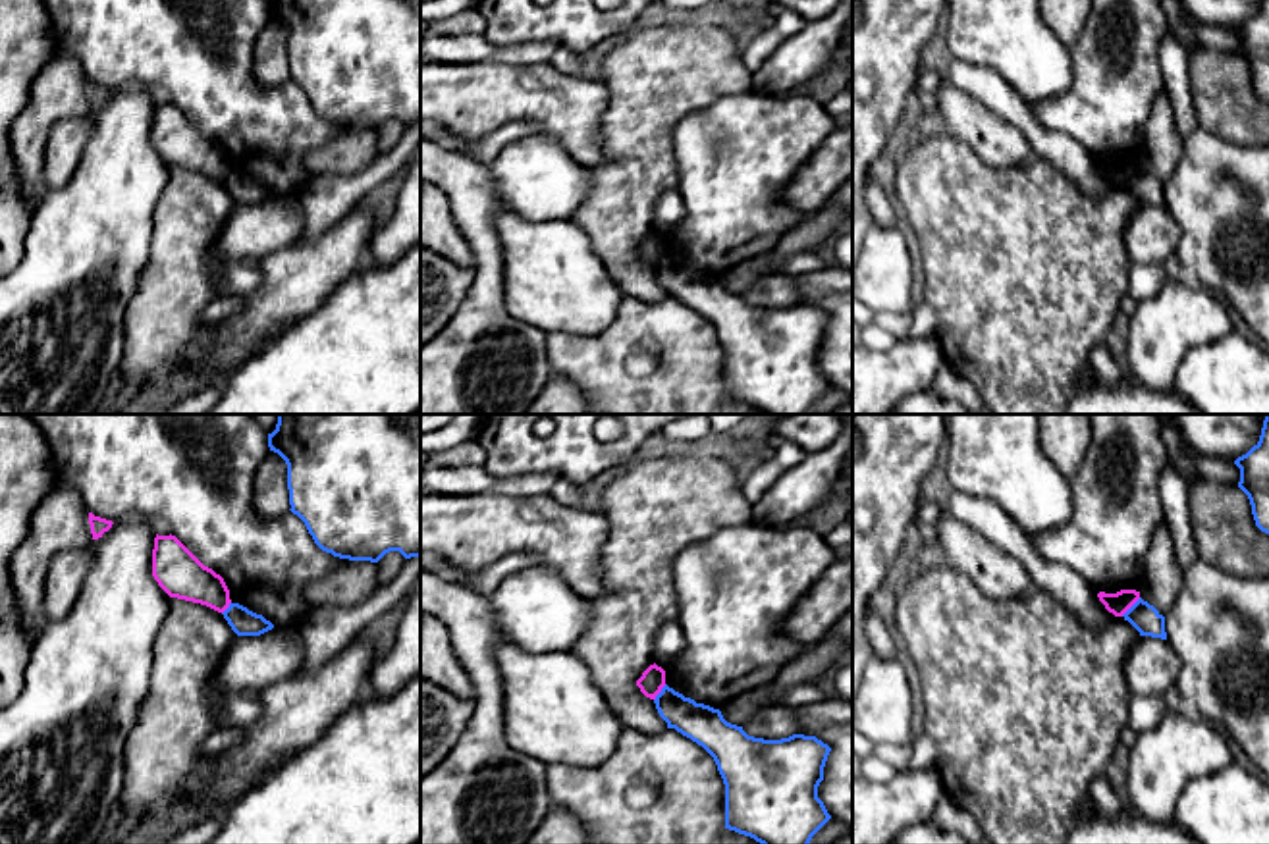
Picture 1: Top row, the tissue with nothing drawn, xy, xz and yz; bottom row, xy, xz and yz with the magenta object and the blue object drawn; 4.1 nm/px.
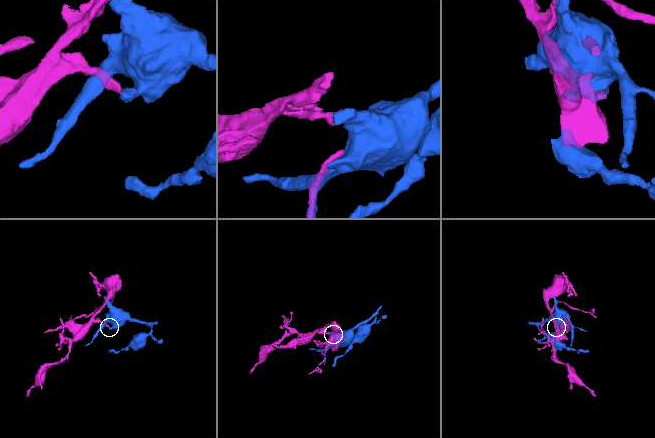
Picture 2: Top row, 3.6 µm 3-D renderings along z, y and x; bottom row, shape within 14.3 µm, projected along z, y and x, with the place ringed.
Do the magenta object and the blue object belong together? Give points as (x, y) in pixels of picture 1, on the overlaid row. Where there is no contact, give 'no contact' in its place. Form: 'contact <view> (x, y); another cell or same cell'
contact yz (1131, 606); same cell

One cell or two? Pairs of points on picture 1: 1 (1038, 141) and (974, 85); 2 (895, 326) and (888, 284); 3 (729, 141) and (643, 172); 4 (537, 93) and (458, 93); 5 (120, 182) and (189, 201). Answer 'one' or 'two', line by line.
1: one
2: two
3: two
4: one
5: two

